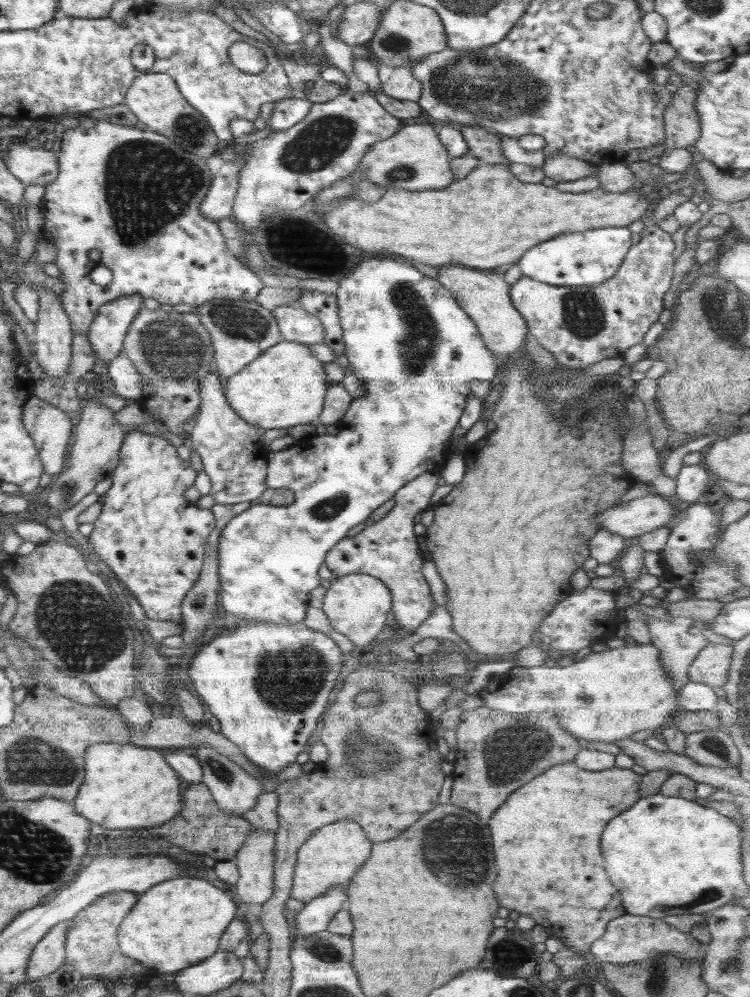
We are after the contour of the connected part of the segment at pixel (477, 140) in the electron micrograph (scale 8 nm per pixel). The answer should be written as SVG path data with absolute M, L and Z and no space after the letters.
M461 125L464 139L466 139L469 151L483 164L504 164L511 163L502 153L502 141L499 134L490 132L480 126Z

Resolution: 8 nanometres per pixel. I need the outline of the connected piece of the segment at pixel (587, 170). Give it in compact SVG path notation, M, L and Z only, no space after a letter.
M556 154L556 156L545 158L542 168L545 176L553 178L558 183L599 174L599 167L595 167L586 160L566 156L566 154Z

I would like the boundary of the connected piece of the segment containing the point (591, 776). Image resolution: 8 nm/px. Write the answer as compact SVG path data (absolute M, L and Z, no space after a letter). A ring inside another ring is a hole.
M572 762L548 768L546 772L543 772L540 776L536 776L530 782L523 784L520 788L512 792L506 799L506 802L500 808L496 809L492 817L488 820L488 825L490 826L490 830L492 830L491 840L494 842L494 852L496 852L496 866L500 868L498 870L498 878L496 878L494 886L492 886L498 902L502 906L506 906L506 908L512 908L512 910L520 912L520 914L532 916L537 924L540 924L540 926L548 930L550 936L554 934L556 938L564 938L561 939L562 941L567 940L568 943L564 943L564 948L570 948L570 950L573 950L579 955L588 952L591 949L591 944L604 934L610 920L624 916L627 913L622 908L622 898L620 898L618 890L610 884L608 874L606 874L606 870L604 870L604 866L600 862L602 860L602 856L600 856L600 852L602 852L600 850L600 838L602 838L602 830L606 828L606 822L608 820L612 820L614 816L618 816L618 814L630 808L637 800L640 800L641 795L638 792L641 781L642 776L632 771L632 769L612 767L603 771L592 772L582 770L582 768L576 767ZM564 900L590 900L590 902L584 902L584 906L580 906L576 902L564 902Z

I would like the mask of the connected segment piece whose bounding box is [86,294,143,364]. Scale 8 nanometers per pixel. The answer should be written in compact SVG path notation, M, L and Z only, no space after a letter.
M128 295L104 304L86 332L95 357L108 364L123 352L128 328L143 308L143 296Z

